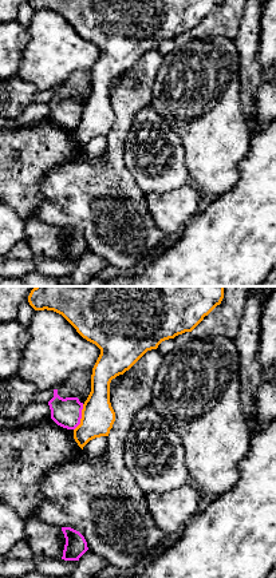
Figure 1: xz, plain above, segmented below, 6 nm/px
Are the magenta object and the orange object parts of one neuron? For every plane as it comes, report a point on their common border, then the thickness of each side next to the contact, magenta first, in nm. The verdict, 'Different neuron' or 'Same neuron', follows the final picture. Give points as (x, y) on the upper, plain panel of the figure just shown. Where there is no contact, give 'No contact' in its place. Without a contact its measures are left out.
Touches magenta at (81, 118). Thickness 180 nm (magenta) against 200 nm

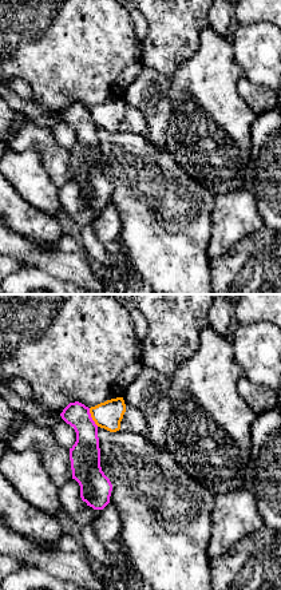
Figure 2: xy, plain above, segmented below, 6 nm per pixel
Touches magenta at (91, 118). Thickness 190 nm (magenta) against 170 nm

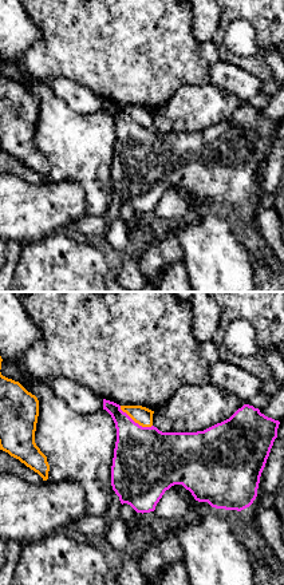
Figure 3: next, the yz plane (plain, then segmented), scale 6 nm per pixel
Touches magenta at (134, 122). Thickness 400 nm (magenta) against 110 nm

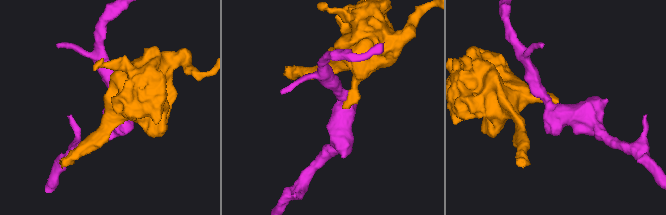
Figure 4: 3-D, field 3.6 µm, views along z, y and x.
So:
Different neuron

